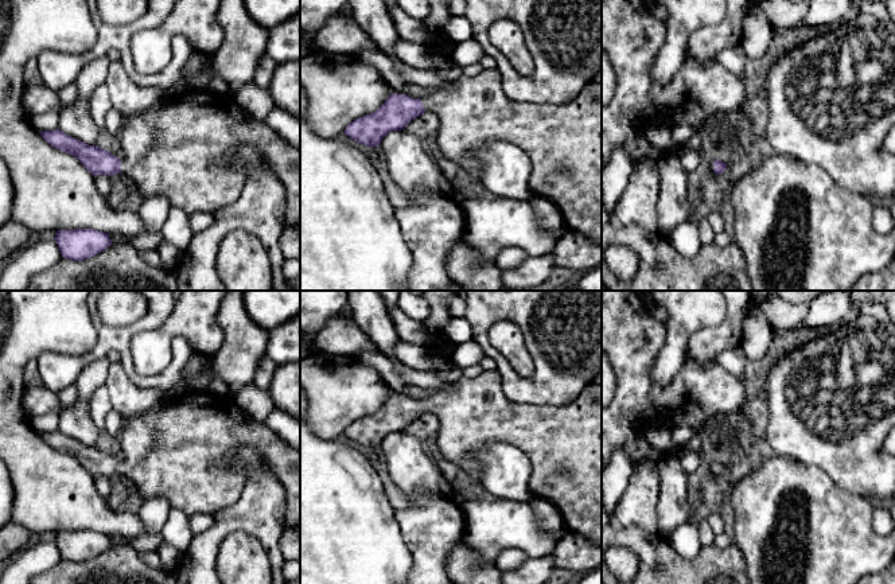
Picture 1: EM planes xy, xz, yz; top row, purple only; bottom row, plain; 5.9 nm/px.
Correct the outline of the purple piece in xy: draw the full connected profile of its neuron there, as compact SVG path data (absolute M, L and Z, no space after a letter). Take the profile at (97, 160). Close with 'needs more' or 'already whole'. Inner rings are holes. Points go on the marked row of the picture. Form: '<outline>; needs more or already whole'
M187 90L170 98L166 106L157 105L127 118L118 135L124 151L121 160L59 129L39 133L55 149L77 157L94 178L121 174L135 183L143 200L166 196L188 215L198 211L215 213L236 203L245 186L246 172L236 167L233 155L242 144L254 147L285 188L285 227L300 222L300 149L277 136L264 121L248 114L230 93Z; needs more

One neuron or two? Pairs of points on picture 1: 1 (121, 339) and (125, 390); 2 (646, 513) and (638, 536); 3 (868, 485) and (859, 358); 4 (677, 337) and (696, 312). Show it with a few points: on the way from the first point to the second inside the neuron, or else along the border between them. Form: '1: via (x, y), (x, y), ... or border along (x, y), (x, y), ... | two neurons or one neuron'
1: border along (119, 362), (133, 382), (151, 388) | two neurons
2: border along (615, 522), (639, 525), (656, 537) | two neurons
3: via (860, 454), (860, 389) | one neuron
4: via (678, 331), (691, 318) | one neuron

